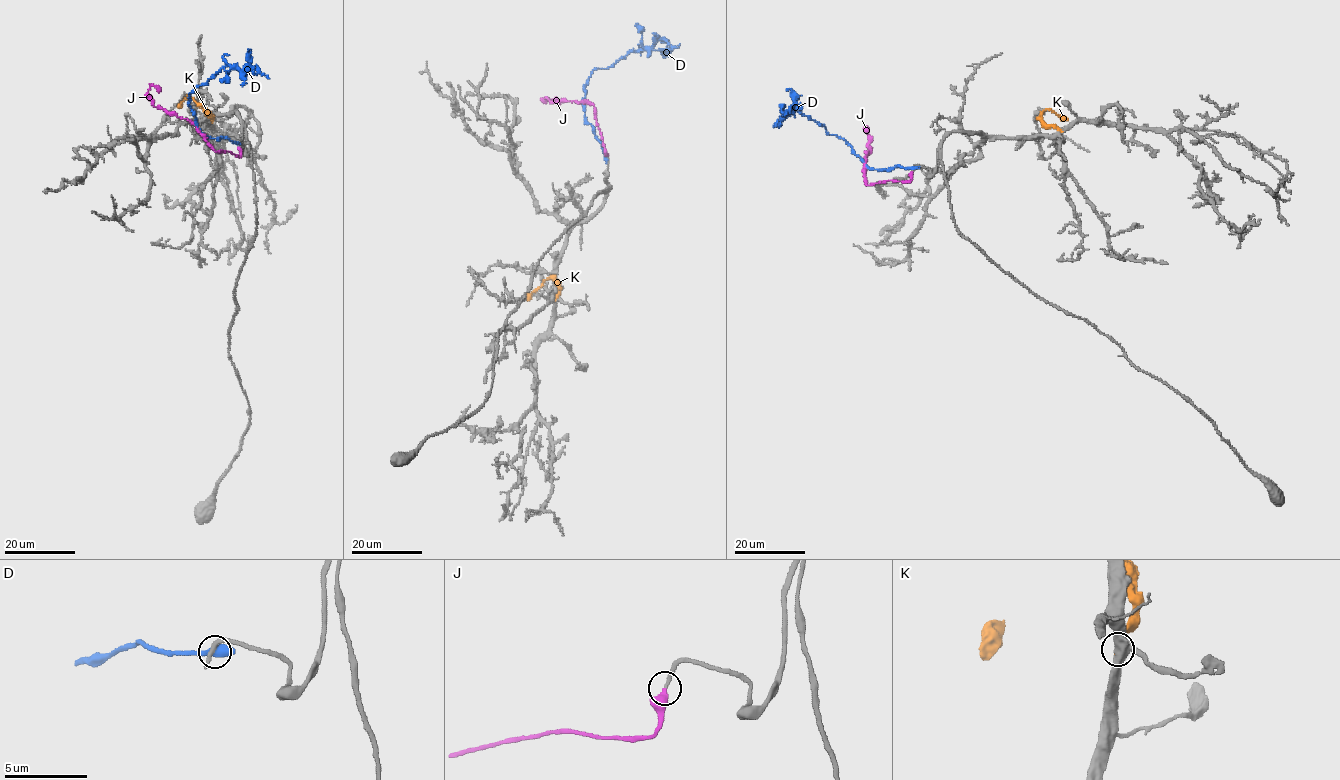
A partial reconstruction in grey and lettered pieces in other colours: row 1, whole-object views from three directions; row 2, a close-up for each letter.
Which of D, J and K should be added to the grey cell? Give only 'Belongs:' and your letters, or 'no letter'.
Belongs: J

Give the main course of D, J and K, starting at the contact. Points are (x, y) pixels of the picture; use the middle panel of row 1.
D: (606, 158), (586, 119), (584, 85), (630, 51), (657, 39), (667, 46)
J: (605, 155), (593, 105), (587, 102), (552, 102), (545, 99), (555, 100)
K: (556, 299), (558, 286), (552, 279), (546, 279), (526, 301)

